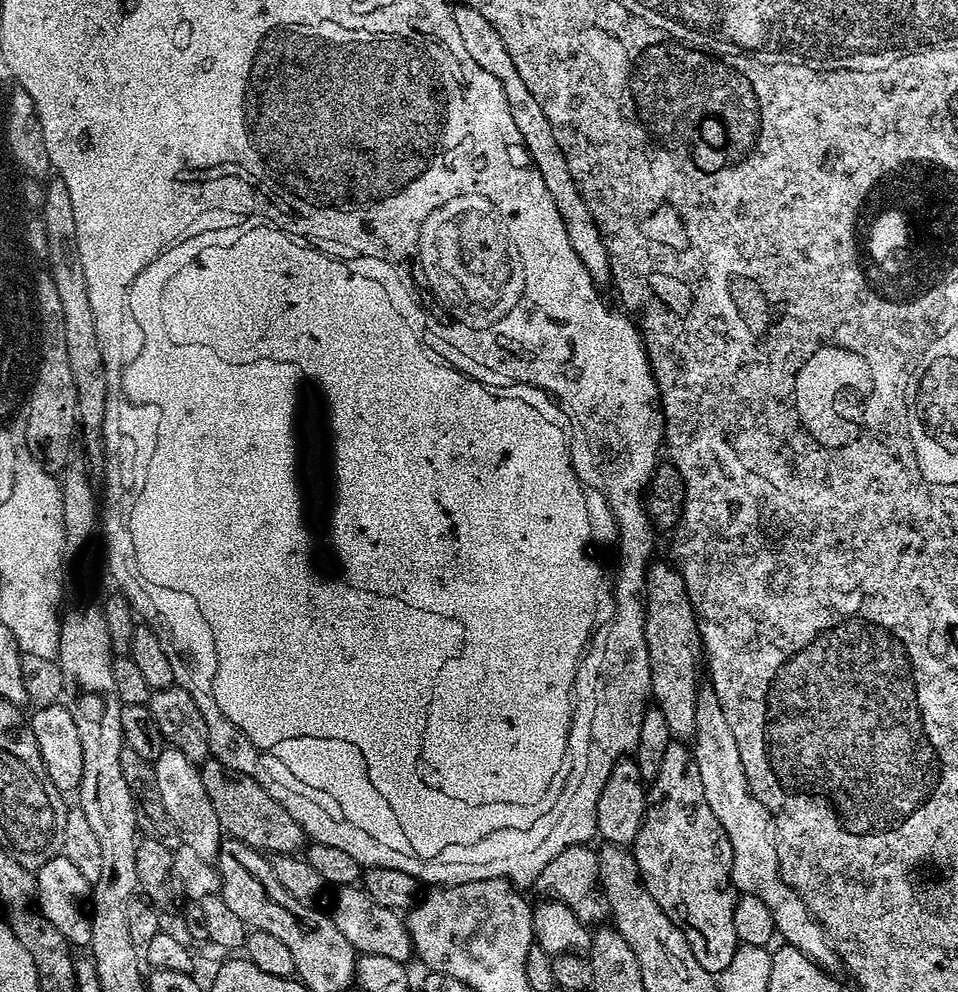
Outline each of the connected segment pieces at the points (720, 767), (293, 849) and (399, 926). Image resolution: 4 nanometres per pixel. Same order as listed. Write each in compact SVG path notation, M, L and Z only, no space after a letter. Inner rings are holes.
M710 686L701 687L696 694L696 730L690 747L693 758L698 762L698 774L702 774L706 802L710 802L714 818L722 822L722 830L726 838L730 838L732 882L737 893L762 898L762 903L774 917L774 926L783 943L802 950L802 954L825 970L837 967L836 950L824 928L814 919L806 902L802 902L800 895L782 878L772 817L760 799L748 789L742 757L738 754L738 742L734 742L734 734L730 734L730 725L726 723L726 714L722 714L722 706L718 706L718 694L714 694Z
M211 758L199 765L202 786L206 786L206 795L210 798L210 806L214 806L214 814L218 814L221 829L231 839L241 840L249 844L257 852L275 854L277 852L299 853L305 847L306 837L302 826L290 818L290 814L254 778L241 772L222 766L222 762Z
M356 884L337 887L334 893L336 893L336 901L333 902L332 908L330 907L332 921L334 926L338 926L338 930L342 930L342 938L346 938L346 942L350 942L350 946L356 949L357 953L378 954L385 958L394 958L405 962L413 959L412 939L408 933L405 917L401 913L386 906L378 906L378 902L374 902L374 898L370 898L370 894L366 894L363 887Z

